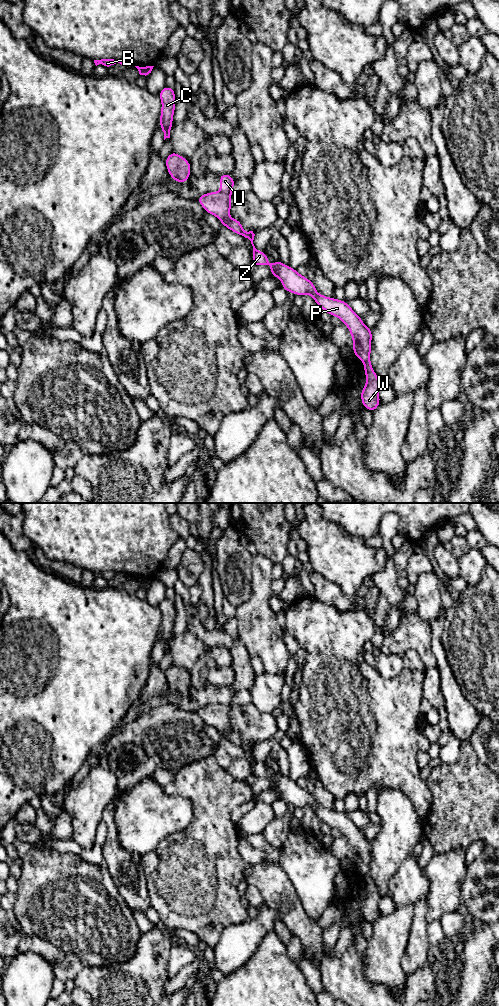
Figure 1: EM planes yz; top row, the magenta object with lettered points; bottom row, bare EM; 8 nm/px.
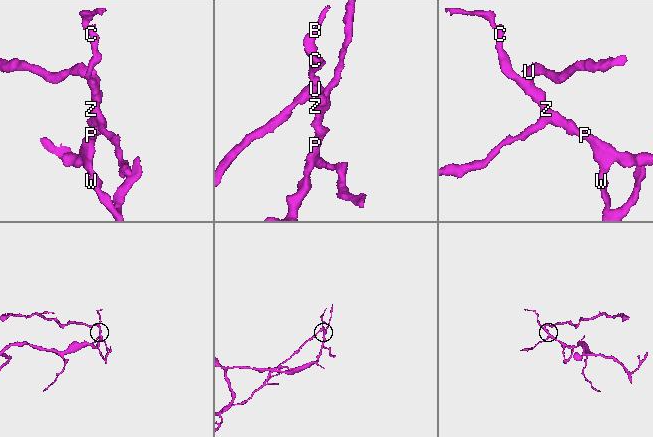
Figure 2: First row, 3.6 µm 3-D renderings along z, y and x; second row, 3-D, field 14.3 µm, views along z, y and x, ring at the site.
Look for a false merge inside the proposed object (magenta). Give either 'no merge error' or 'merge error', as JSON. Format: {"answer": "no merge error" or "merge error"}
{"answer": "merge error"}

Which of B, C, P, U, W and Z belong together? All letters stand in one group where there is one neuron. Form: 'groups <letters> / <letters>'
groups B C P W Z / U

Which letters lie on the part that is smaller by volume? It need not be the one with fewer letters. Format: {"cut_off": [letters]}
{"cut_off": ["U"]}

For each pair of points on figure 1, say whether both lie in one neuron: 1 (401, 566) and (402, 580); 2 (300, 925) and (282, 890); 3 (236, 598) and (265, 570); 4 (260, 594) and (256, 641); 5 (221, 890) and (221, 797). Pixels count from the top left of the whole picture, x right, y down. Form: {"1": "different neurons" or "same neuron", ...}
{"1": "same neuron", "2": "same neuron", "3": "different neurons", "4": "same neuron", "5": "same neuron"}

